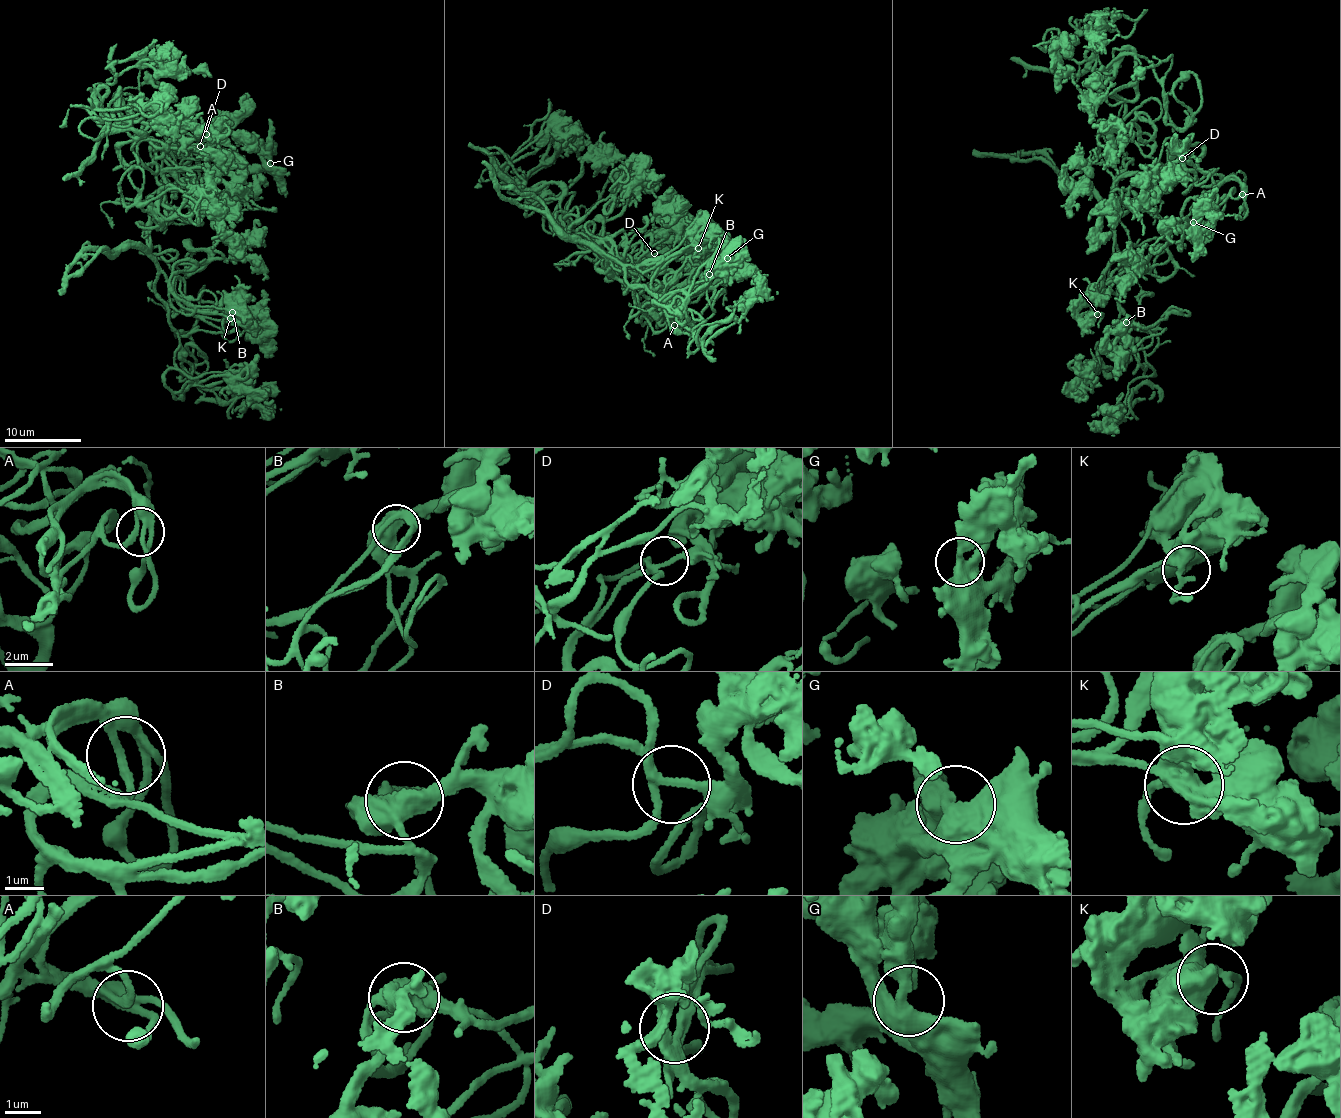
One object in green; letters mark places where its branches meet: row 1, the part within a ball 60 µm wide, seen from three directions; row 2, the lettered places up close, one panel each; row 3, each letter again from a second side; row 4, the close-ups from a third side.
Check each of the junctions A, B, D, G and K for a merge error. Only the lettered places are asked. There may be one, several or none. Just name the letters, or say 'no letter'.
no letter

